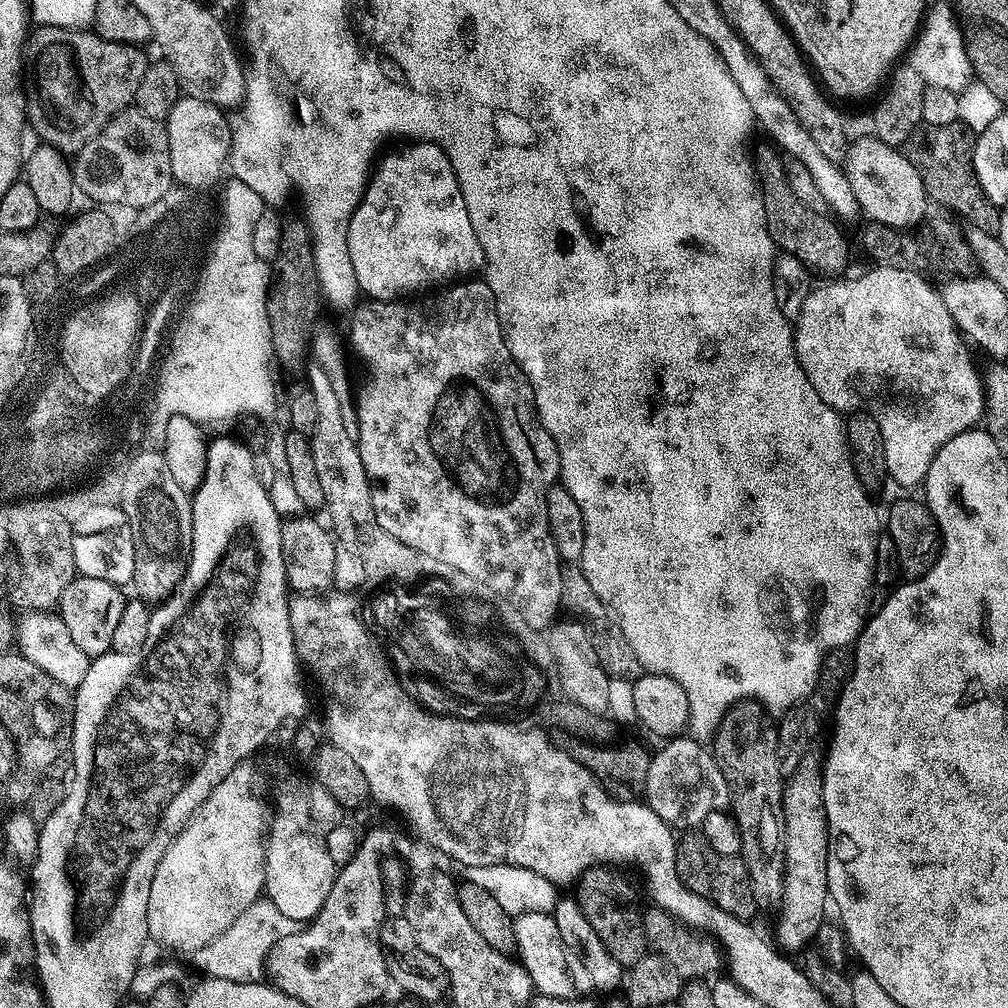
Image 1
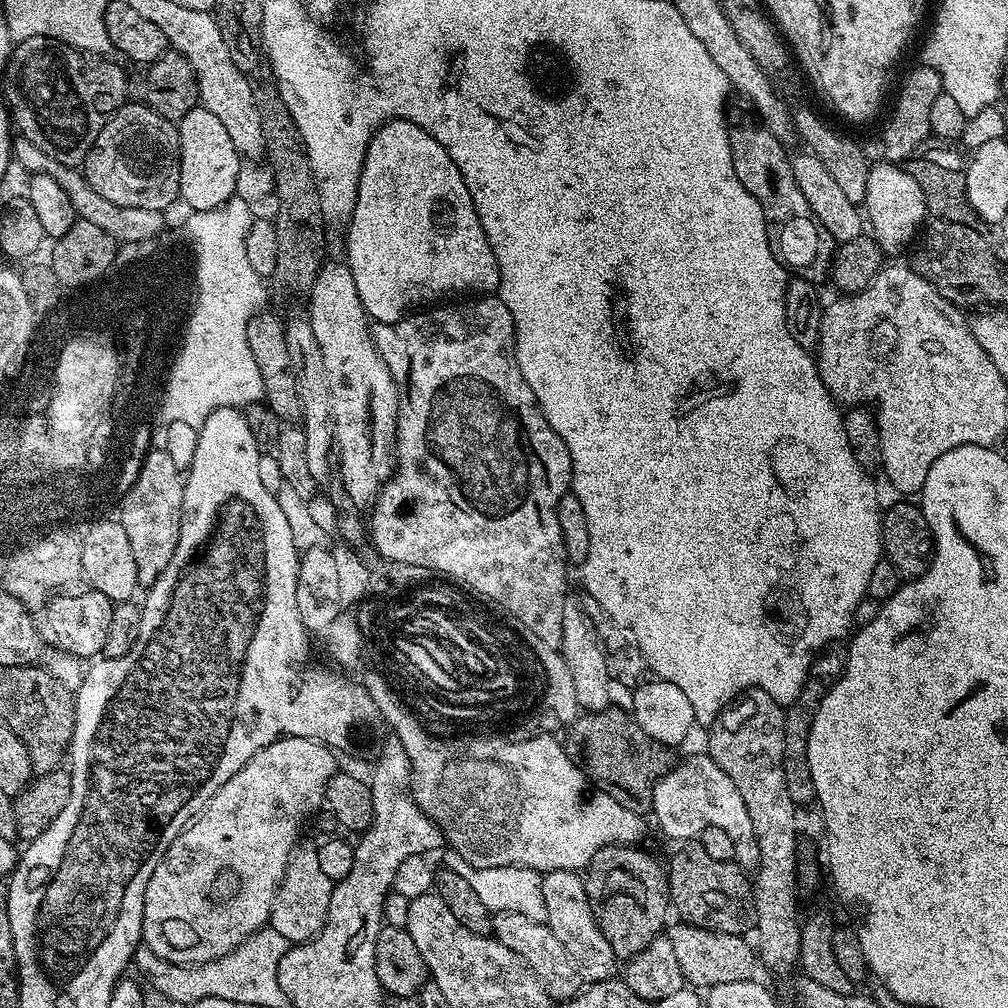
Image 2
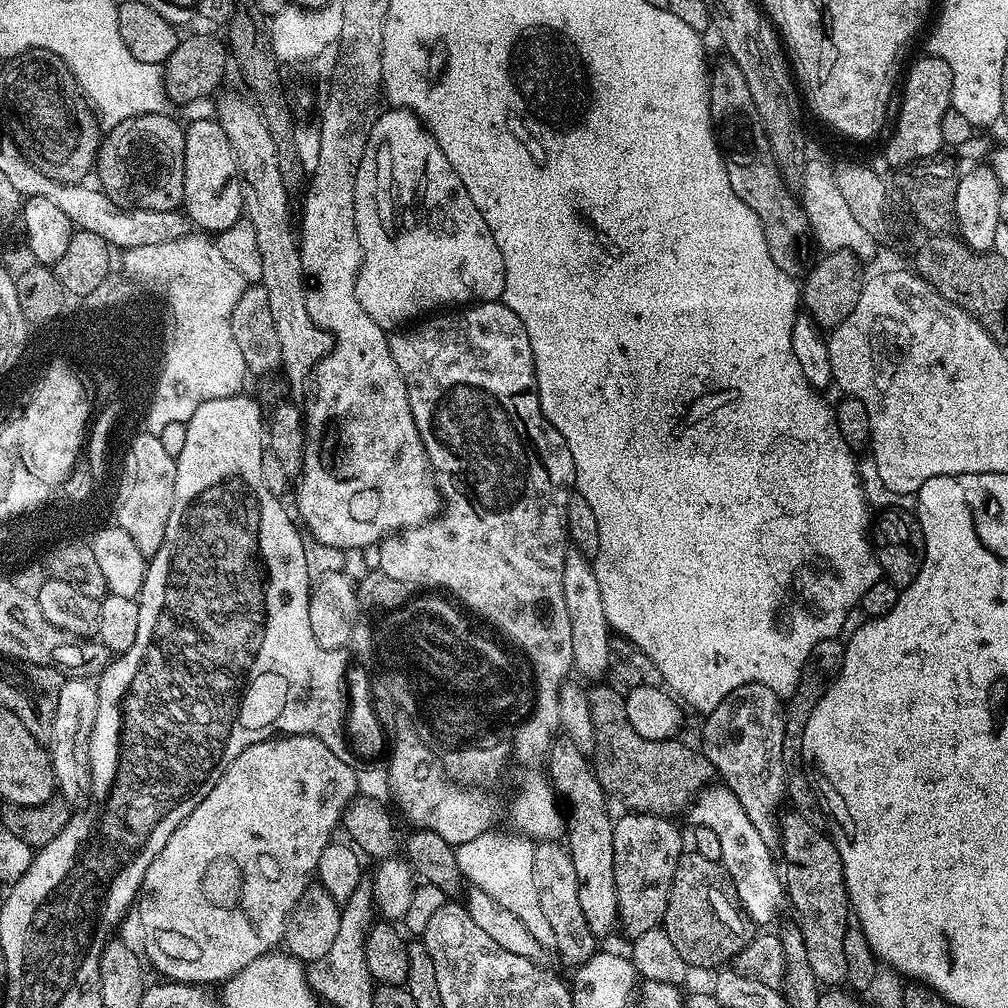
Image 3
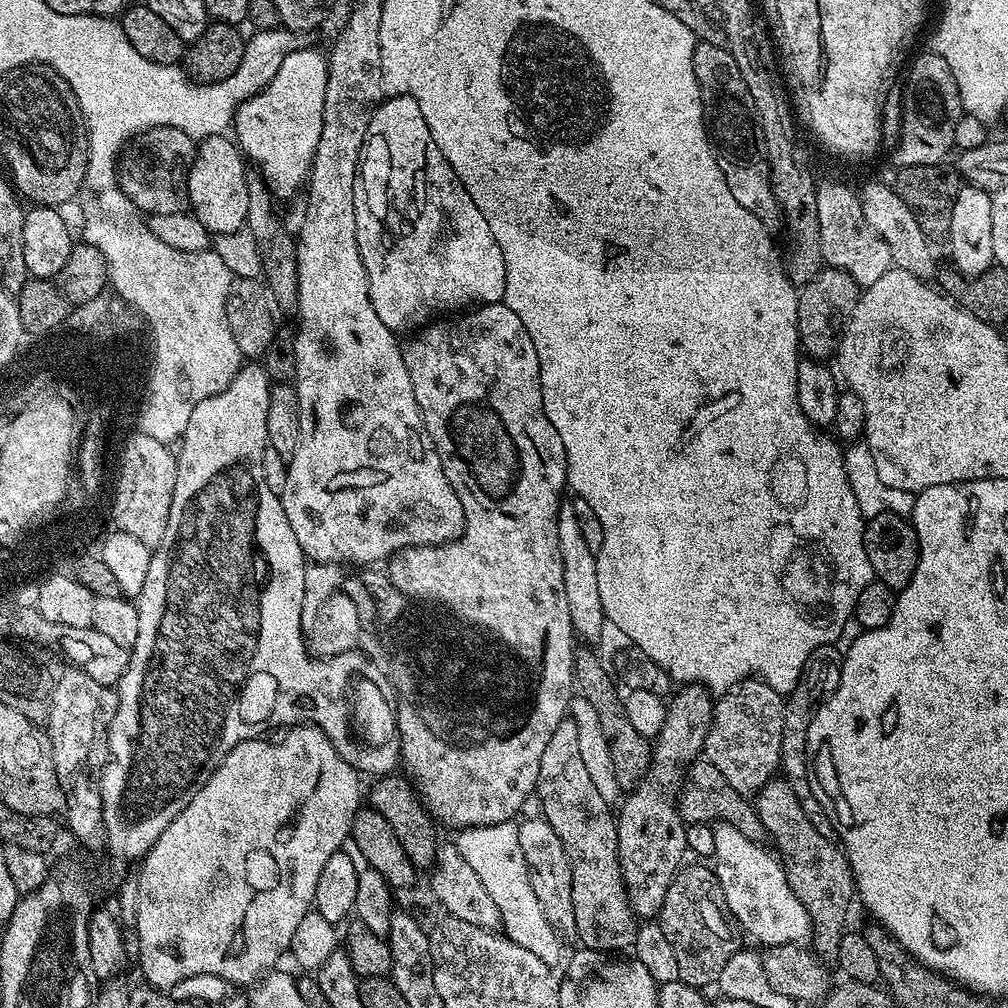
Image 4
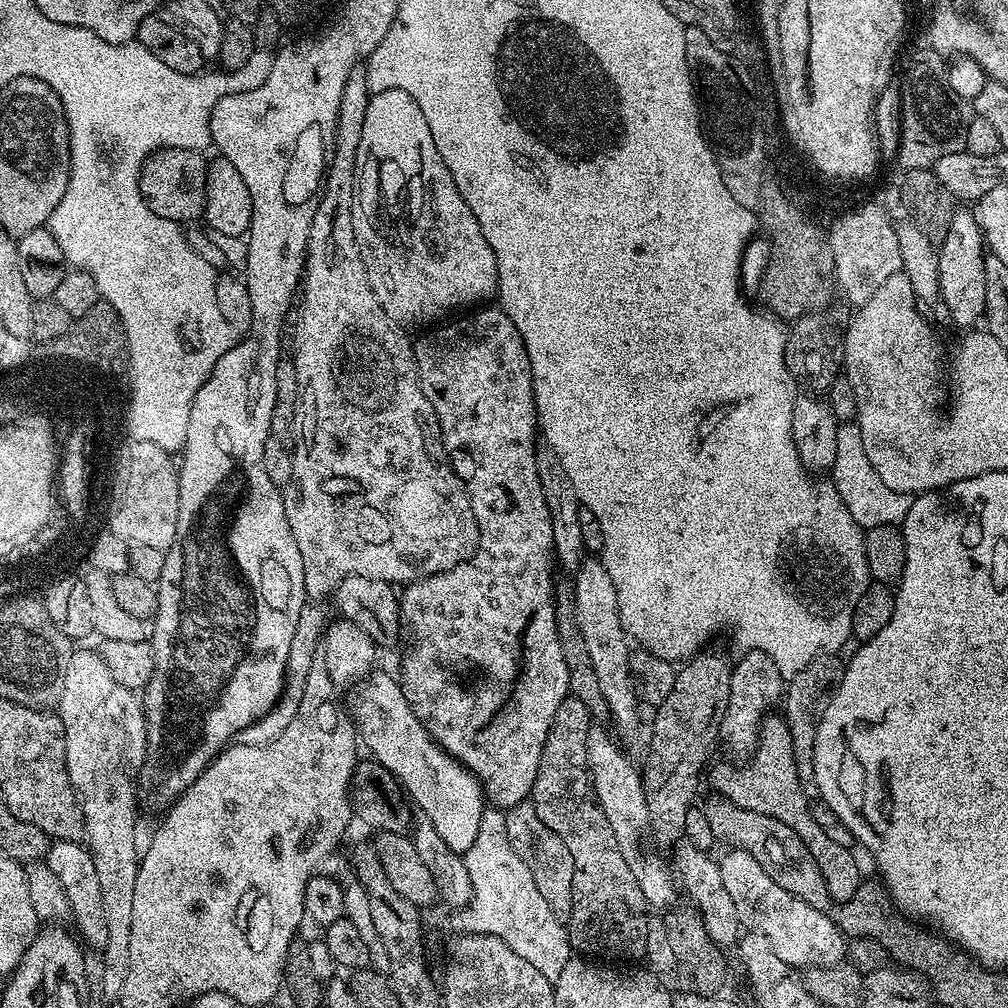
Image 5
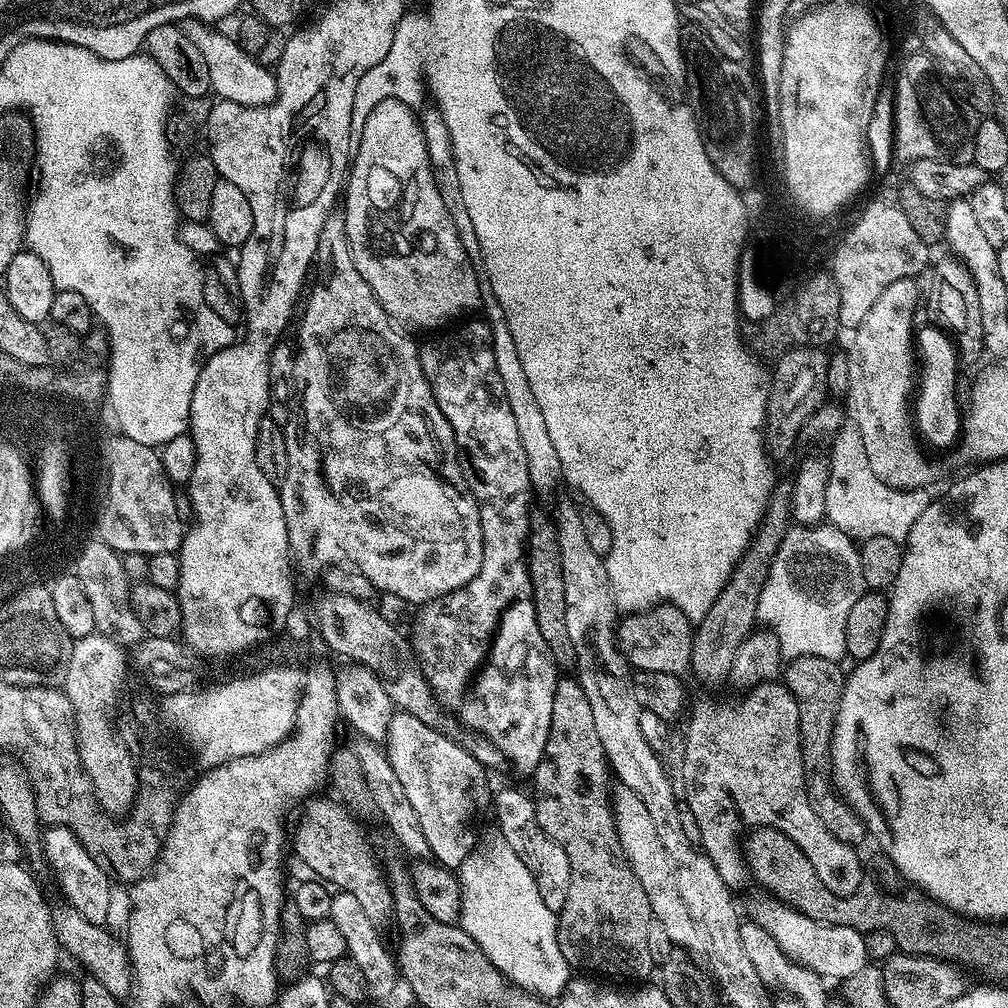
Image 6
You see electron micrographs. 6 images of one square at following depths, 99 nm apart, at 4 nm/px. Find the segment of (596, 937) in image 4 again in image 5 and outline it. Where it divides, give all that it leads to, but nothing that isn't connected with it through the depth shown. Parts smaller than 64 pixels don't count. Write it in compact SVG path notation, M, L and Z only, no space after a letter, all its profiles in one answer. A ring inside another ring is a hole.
M567 698L562 702L542 750L530 802L538 810L538 818L562 838L573 858L573 906L566 921L573 953L604 962L639 961L646 950L650 906L638 890L638 878L630 874L630 866L618 850L618 838L614 838L588 778L586 734L593 726L594 717L581 700Z

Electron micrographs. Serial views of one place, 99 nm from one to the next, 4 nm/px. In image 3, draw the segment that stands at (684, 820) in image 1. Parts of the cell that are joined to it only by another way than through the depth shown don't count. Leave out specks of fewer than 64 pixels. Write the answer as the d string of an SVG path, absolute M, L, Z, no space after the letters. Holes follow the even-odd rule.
M708 786L704 788L702 792L694 800L692 800L690 807L687 809L686 815L693 821L691 822L695 827L698 828L709 828L714 830L714 834L718 834L718 842L722 846L722 858L720 863L724 865L724 869L728 872L728 877L732 879L732 885L736 888L736 898L740 901L740 906L743 908L745 915L750 917L757 926L764 926L768 924L772 919L775 918L776 914L779 912L780 907L786 904L786 893L784 890L784 881L782 879L781 873L778 871L778 864L776 868L776 860L774 857L773 849L766 846L766 842L762 842L762 834L758 834L758 830L754 830L754 822L750 822L750 818L746 818L746 810L742 810L742 806L738 802L738 798L734 798L734 794L729 788L723 786Z

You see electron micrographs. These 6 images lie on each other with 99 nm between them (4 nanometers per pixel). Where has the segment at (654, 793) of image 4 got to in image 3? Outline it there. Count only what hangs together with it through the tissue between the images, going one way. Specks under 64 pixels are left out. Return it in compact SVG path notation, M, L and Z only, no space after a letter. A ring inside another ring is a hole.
M624 814L612 826L614 834L614 882L618 894L616 914L619 927L624 927L628 938L646 934L646 930L661 927L666 914L666 902L670 898L670 886L674 878L674 870L678 866L678 858L686 851L686 840L680 837L678 829L667 816L649 816L647 814Z

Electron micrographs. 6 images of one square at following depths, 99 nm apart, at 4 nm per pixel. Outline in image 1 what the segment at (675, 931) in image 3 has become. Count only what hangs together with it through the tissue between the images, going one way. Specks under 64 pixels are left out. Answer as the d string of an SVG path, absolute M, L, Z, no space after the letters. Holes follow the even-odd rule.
M688 830L679 837L676 846L676 869L684 885L694 890L694 894L706 898L711 904L717 904L738 919L751 921L752 915L758 912L744 861L739 856L718 854L718 850L714 850L714 846L706 842L703 831Z

